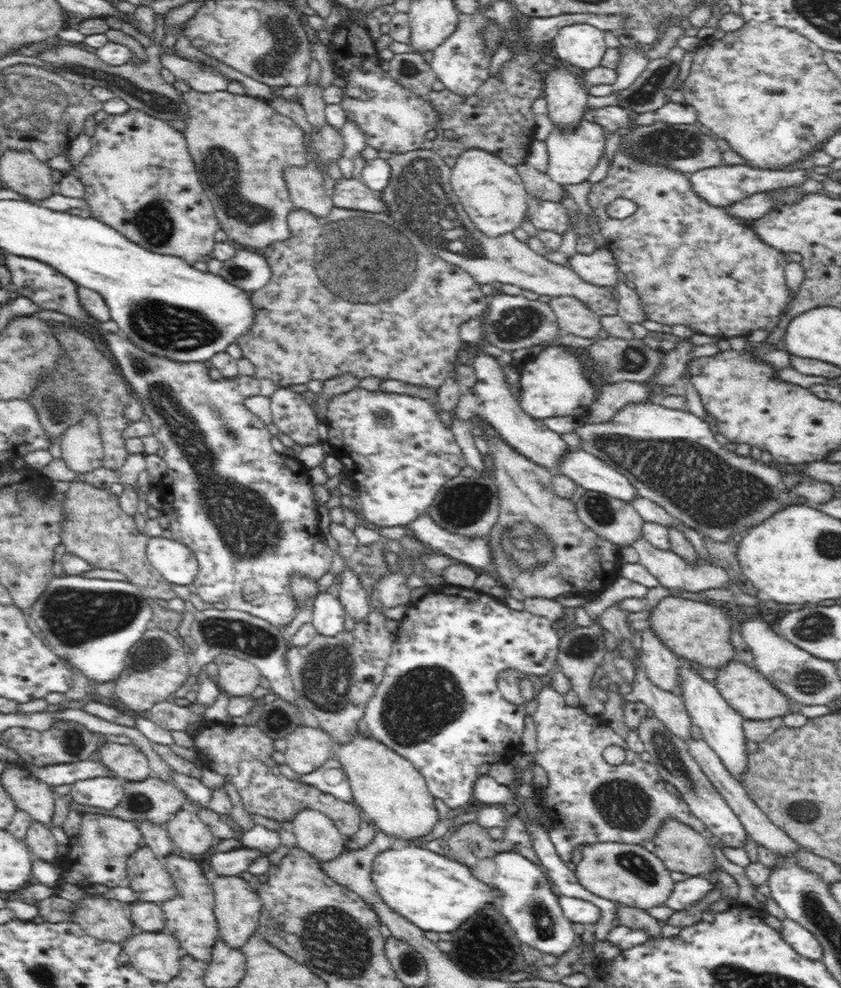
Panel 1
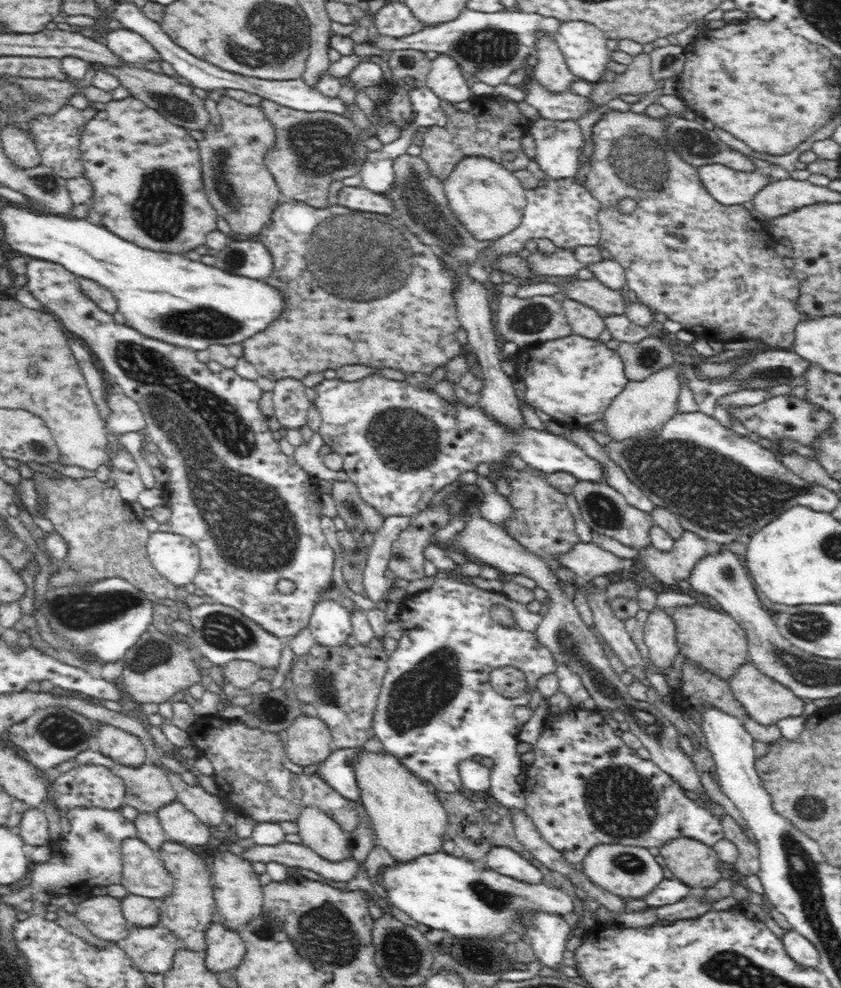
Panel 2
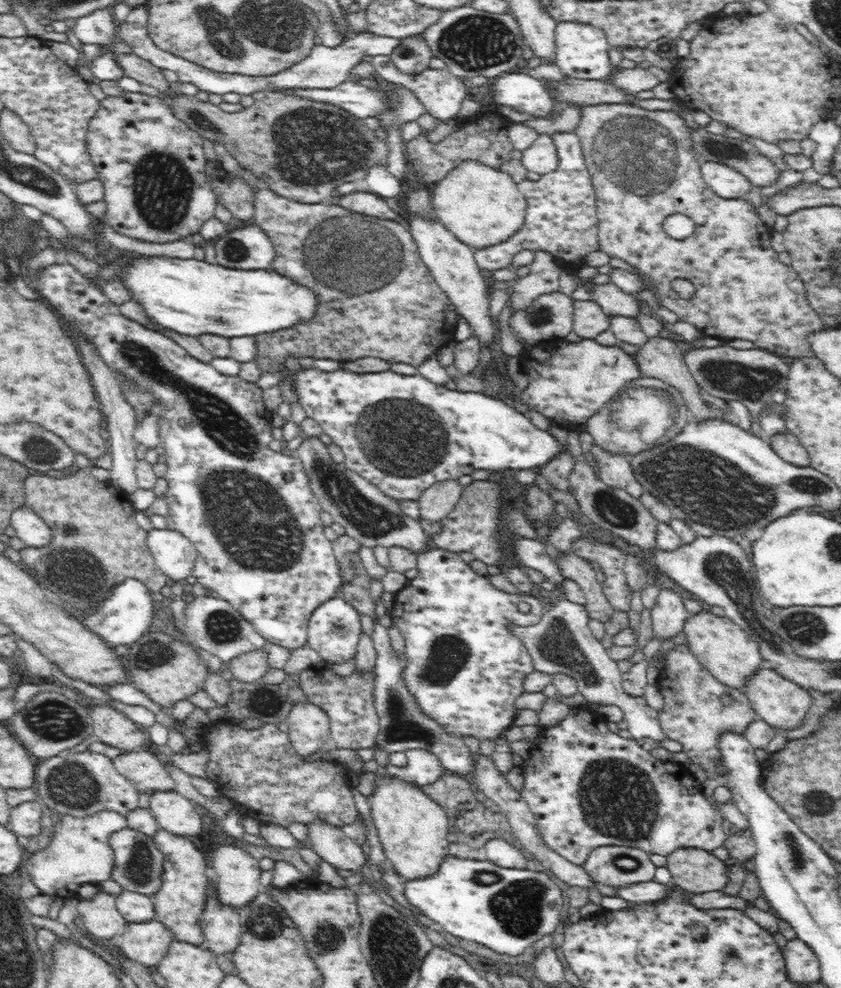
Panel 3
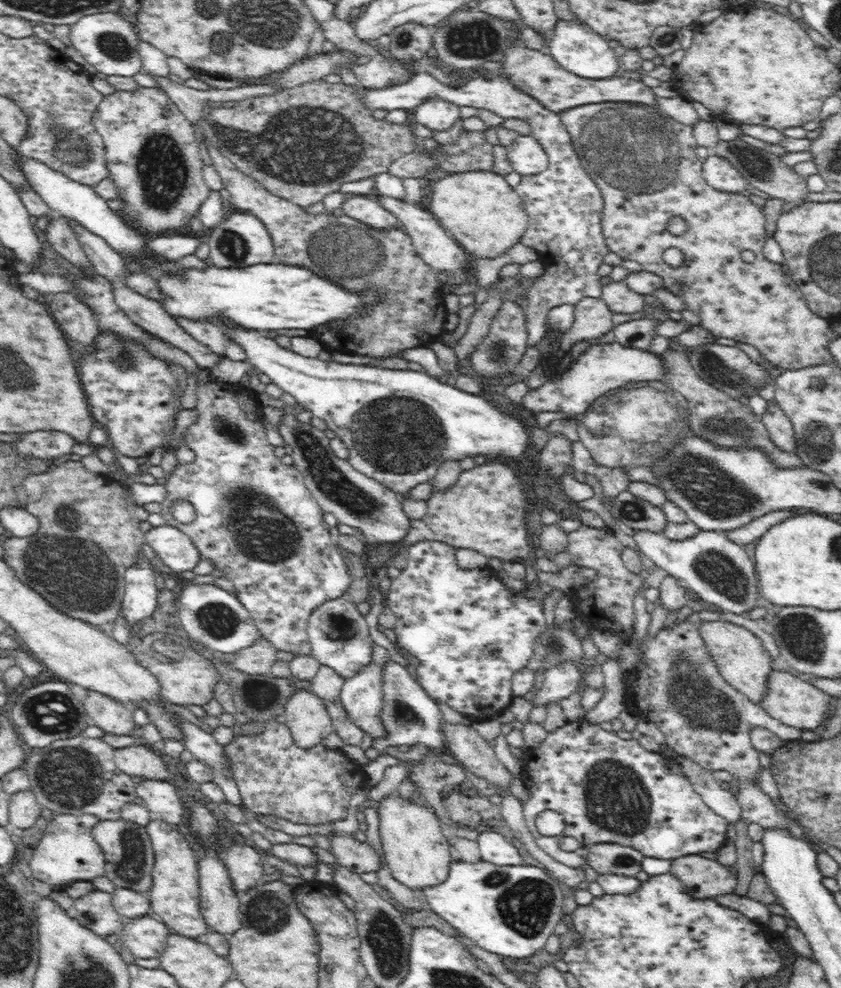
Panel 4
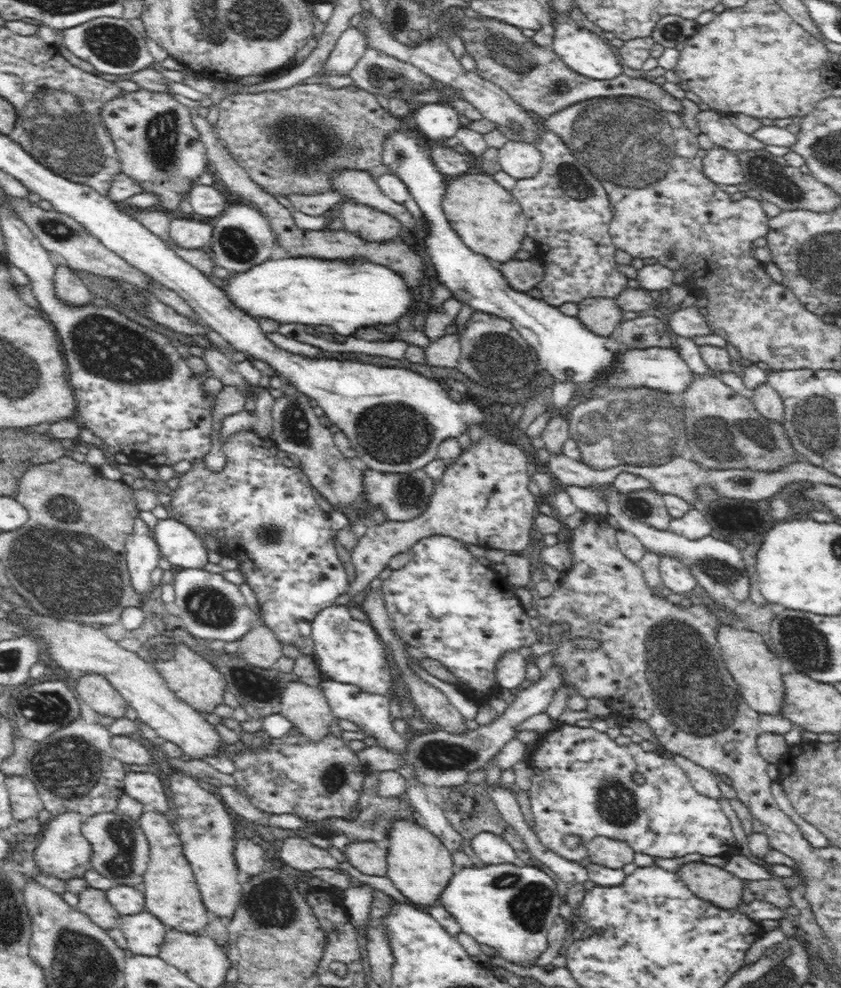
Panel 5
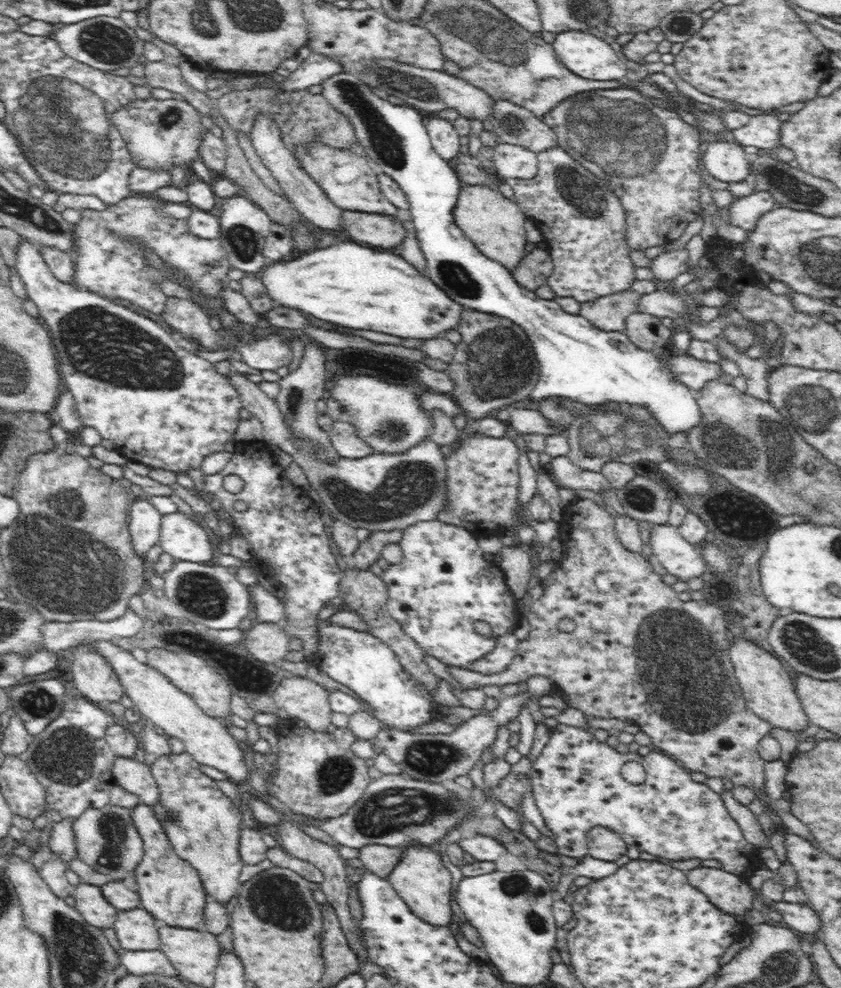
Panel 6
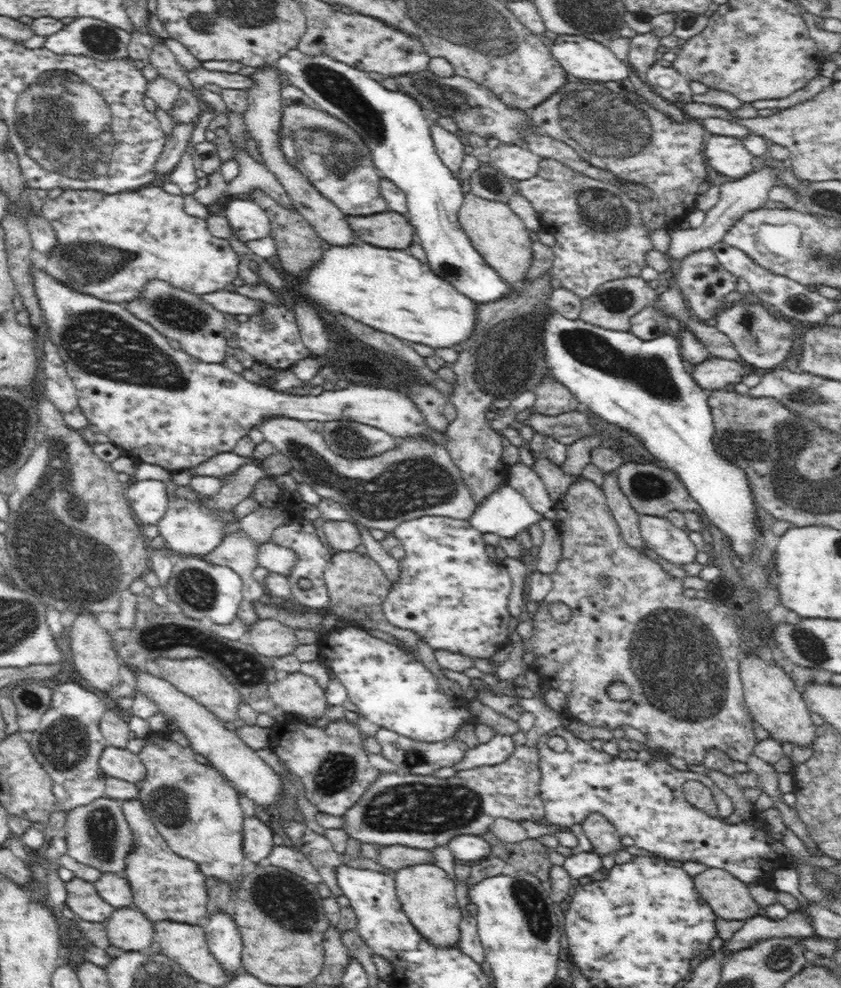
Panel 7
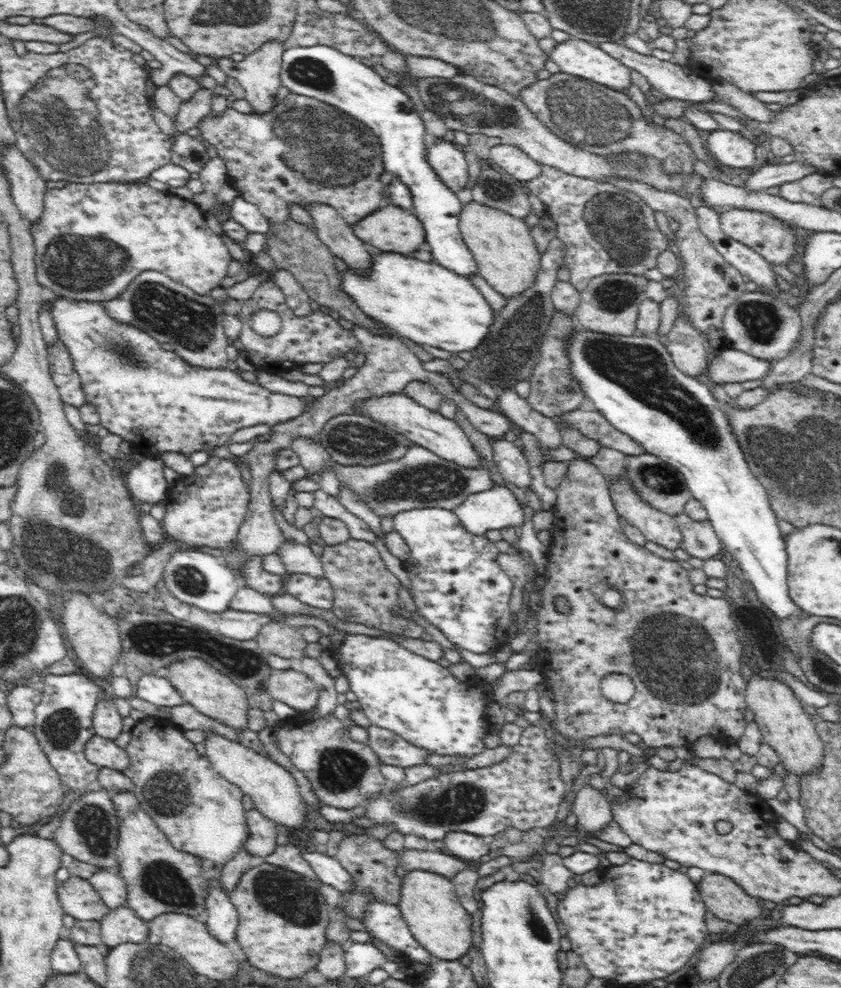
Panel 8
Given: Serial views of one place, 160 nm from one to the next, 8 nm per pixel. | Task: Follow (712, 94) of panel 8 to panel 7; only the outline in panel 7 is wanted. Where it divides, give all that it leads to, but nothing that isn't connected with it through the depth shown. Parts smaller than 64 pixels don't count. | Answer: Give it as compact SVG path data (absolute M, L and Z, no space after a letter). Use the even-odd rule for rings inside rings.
M654 63L647 71L647 85L659 94L660 99L670 103L692 103L692 89L690 83L684 76L681 76L673 67L672 63L662 66Z

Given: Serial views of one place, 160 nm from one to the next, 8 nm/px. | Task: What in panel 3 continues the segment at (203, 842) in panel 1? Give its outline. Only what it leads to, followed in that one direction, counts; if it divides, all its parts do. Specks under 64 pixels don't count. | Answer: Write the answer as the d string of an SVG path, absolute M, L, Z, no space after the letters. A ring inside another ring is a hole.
M152 790L149 796L149 809L156 818L160 829L178 836L196 836L202 832L202 818L194 808L195 803L180 795L177 791Z

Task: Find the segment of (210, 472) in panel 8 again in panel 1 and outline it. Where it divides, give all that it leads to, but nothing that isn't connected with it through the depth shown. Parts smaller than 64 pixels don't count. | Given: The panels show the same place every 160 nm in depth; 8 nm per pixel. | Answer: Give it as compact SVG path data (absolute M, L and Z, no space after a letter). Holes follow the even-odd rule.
M167 534L148 537L147 560L168 583L188 587L194 583L198 564L191 548Z

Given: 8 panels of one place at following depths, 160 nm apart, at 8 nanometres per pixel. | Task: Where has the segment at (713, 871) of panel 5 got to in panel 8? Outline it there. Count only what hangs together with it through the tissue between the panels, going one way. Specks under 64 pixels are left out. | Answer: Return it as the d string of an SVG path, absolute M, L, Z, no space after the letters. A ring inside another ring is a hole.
M707 873L697 889L708 912L714 913L720 920L743 927L761 918L757 898L727 876Z

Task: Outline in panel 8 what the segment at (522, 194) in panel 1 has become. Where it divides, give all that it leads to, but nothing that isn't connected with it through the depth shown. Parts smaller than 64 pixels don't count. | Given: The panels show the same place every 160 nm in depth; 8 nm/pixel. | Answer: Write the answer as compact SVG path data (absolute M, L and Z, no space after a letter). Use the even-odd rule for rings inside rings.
M472 201L464 205L460 213L460 232L476 261L476 269L496 292L505 298L515 297L535 285L541 253L525 220Z

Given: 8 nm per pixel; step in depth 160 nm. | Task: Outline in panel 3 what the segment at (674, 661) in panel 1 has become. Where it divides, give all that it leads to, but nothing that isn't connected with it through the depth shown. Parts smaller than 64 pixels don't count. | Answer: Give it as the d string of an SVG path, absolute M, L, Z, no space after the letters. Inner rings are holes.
M661 588L652 610L654 634L658 638L676 636L684 629L684 624L691 614L685 608L682 596L674 590Z

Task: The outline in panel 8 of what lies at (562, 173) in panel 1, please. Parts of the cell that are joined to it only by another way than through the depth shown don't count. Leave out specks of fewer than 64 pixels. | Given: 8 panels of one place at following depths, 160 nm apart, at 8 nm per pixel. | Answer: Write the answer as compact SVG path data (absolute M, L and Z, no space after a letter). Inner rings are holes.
M498 144L490 148L489 158L496 167L504 169L505 173L522 184L527 184L542 174L542 165L511 145Z

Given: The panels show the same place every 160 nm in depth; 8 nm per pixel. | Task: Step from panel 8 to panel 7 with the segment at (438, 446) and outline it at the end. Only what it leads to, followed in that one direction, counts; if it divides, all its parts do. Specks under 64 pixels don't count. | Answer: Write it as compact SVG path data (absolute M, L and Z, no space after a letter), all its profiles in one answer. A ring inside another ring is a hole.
M39 269L32 270L32 281L35 286L35 293L39 298L39 305L43 310L44 325L47 334L51 338L51 341L58 347L60 356L64 359L67 373L76 388L78 397L78 406L82 409L82 412L86 414L86 418L90 420L90 424L94 424L98 428L99 432L103 432L108 435L110 442L120 448L124 448L126 452L132 452L132 456L136 456L139 460L144 460L144 463L156 464L162 466L166 470L170 471L181 471L184 468L195 468L199 464L202 464L208 458L216 456L223 452L232 452L234 445L240 438L247 436L251 428L259 426L264 418L270 417L288 417L299 421L306 420L319 420L320 422L328 422L332 420L353 420L360 422L360 424L367 424L374 428L379 428L384 432L395 437L397 440L408 439L410 437L422 437L428 438L428 441L434 443L434 445L445 446L448 440L447 431L440 432L435 428L432 428L425 419L424 413L417 407L417 404L406 394L406 392L398 391L394 389L384 388L373 388L363 385L349 385L349 387L343 390L325 390L319 395L293 395L292 393L278 392L272 388L265 387L259 384L248 382L240 373L233 372L228 367L220 363L207 363L202 362L200 359L196 359L188 353L182 350L175 350L168 343L168 339L160 334L160 331L154 329L147 322L142 319L134 317L132 312L127 308L120 306L120 303L106 302L103 299L99 299L90 295L85 295L75 290L70 289L68 285L56 281L55 278L50 277L46 271L40 271Z

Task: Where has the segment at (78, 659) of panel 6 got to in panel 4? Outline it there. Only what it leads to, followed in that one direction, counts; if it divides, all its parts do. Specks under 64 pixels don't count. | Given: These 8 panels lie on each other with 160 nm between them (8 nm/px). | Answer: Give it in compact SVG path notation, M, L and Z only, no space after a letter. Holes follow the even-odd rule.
M88 690L82 700L92 724L112 735L130 735L134 730L133 708L94 690Z

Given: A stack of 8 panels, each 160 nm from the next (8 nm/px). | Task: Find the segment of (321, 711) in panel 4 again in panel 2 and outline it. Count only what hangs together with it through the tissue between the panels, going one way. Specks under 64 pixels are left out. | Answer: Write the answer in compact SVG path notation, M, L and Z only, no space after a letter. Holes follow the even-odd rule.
M302 713L286 732L285 756L298 766L322 763L334 748L331 731L318 716Z

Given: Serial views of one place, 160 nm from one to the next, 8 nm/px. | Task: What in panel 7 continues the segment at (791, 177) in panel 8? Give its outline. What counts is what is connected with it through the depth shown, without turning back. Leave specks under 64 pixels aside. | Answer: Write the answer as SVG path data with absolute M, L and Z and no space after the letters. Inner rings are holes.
M764 166L760 171L752 171L751 174L742 179L722 184L720 186L720 200L715 206L705 212L705 219L700 227L689 227L684 230L675 229L670 232L672 242L670 242L670 248L667 251L670 254L670 258L680 260L680 258L684 258L688 254L711 248L716 242L721 242L726 232L732 228L732 225L740 216L750 210L764 207L764 204L769 200L769 190L778 185L779 182L780 171L769 166Z

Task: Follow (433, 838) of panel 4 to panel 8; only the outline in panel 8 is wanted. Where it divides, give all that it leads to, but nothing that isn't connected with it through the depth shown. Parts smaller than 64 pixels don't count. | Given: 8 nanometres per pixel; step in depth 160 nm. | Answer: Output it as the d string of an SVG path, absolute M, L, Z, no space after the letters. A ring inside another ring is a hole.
M424 870L410 871L402 879L398 905L416 941L436 958L457 959L466 956L472 948L472 915L459 901L453 881Z

